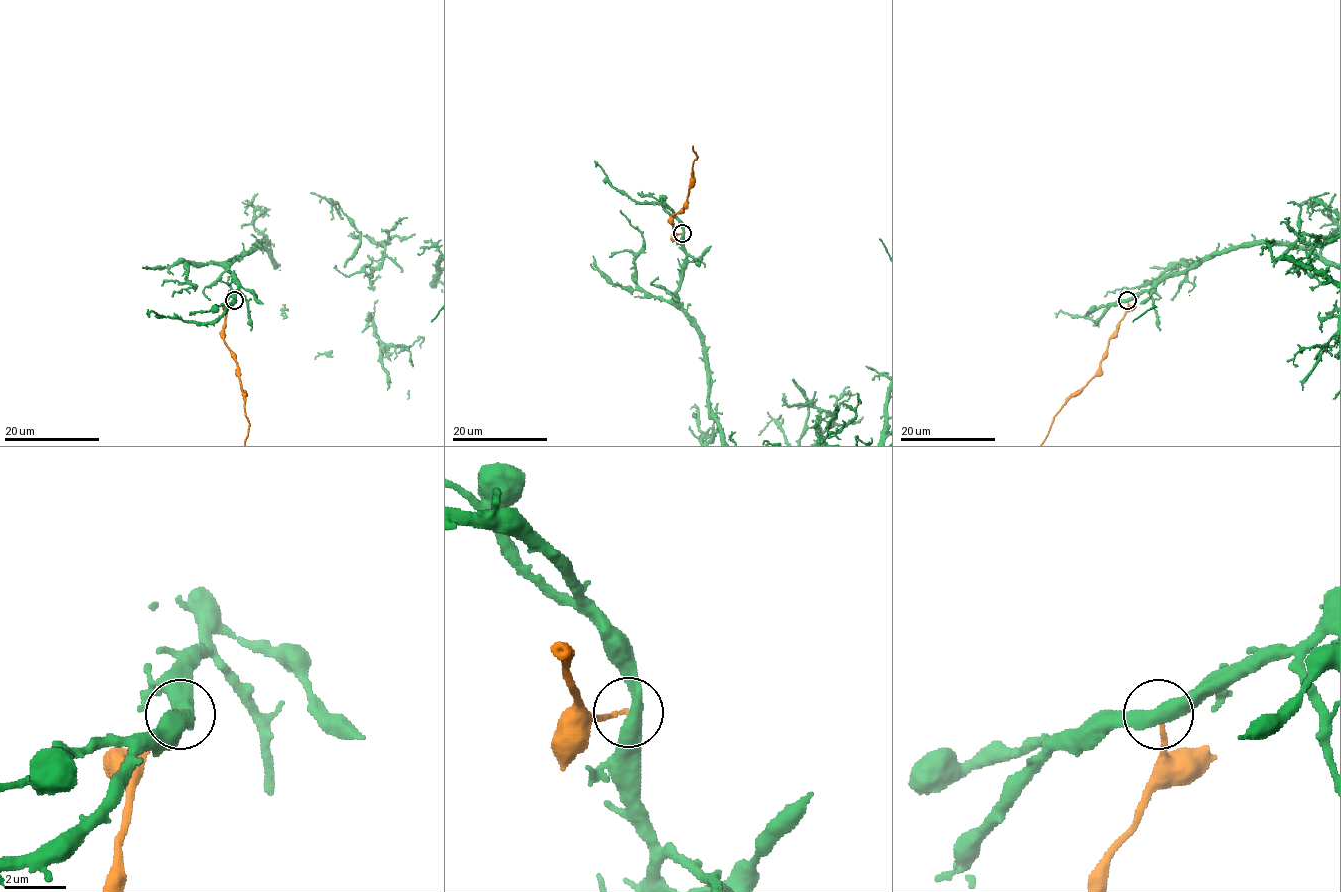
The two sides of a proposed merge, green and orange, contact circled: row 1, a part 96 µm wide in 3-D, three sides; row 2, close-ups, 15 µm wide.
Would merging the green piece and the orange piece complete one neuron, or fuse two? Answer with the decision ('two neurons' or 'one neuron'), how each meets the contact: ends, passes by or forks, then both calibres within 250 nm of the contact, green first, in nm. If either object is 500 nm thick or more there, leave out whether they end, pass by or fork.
two neurons; green passes by; orange ends; calibres 440 and 130 nm

